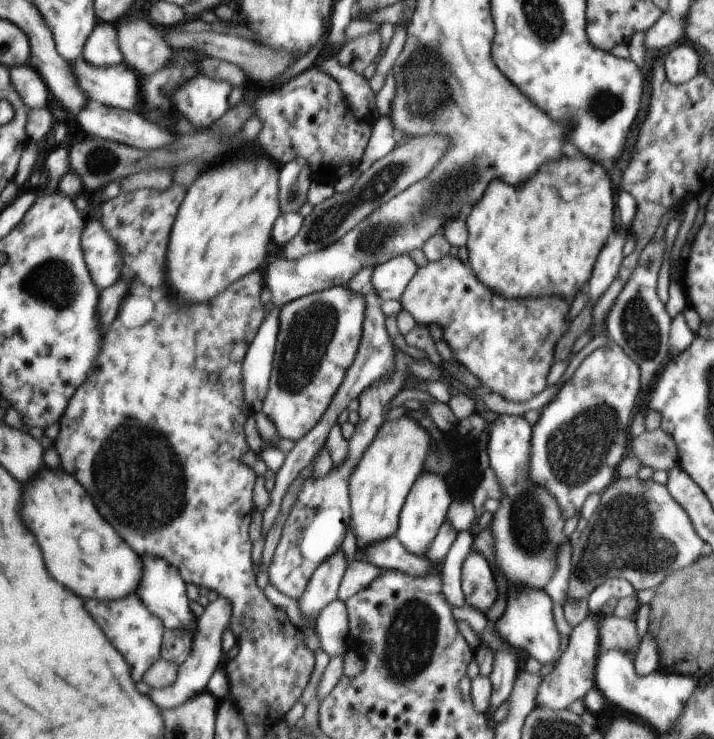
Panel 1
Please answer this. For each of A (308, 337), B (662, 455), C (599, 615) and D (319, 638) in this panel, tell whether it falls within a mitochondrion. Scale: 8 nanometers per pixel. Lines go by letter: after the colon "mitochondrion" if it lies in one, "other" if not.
A: mitochondrion
B: other
C: other
D: other

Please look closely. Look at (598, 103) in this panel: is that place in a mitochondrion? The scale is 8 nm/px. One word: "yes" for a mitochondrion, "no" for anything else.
yes

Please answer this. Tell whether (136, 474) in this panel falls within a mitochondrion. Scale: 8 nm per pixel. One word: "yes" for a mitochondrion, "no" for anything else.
yes

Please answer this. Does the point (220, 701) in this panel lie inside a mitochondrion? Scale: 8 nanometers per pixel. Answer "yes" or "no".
no

